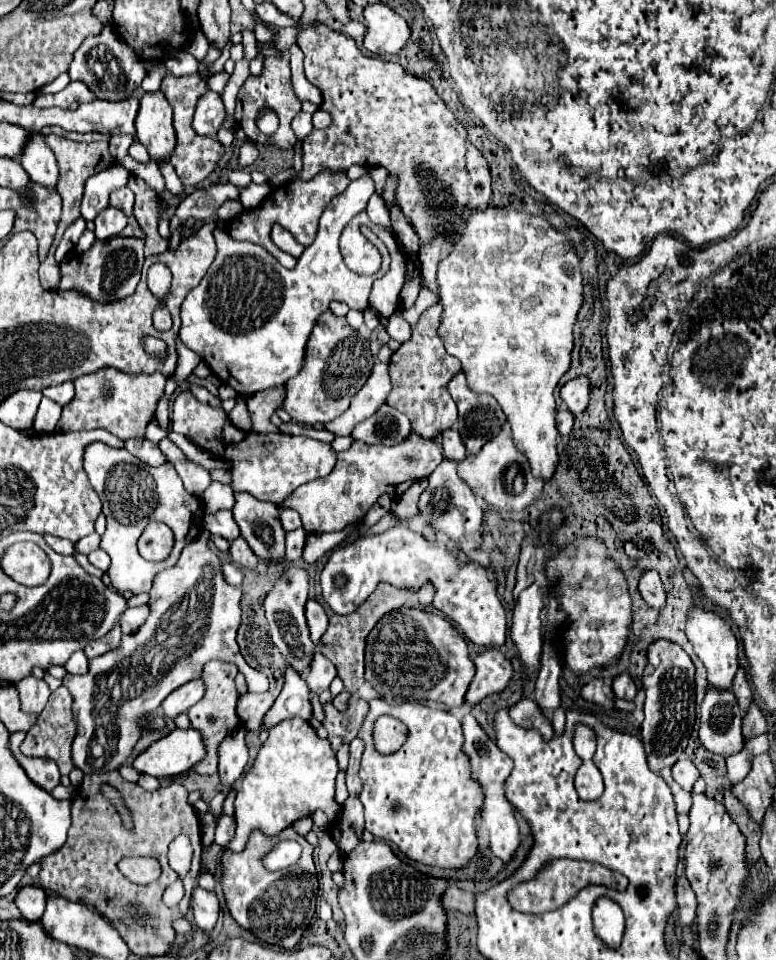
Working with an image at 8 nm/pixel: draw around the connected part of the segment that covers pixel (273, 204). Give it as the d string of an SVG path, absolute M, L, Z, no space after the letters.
M323 171L323 173L317 173L317 175L315 175L313 179L309 179L309 181L299 181L299 179L287 181L285 185L273 189L273 193L263 201L261 207L257 207L257 209L253 209L253 211L247 211L247 213L243 211L243 213L237 217L237 219L239 219L237 223L227 223L227 225L225 225L225 231L227 231L233 239L253 241L253 243L265 247L283 267L291 269L291 267L295 267L297 259L291 257L291 255L287 255L287 253L283 253L281 249L277 249L277 245L271 241L271 235L269 235L271 227L273 227L275 223L279 223L281 227L285 227L287 231L291 231L293 237L295 237L301 245L309 245L309 243L315 239L317 223L319 223L319 217L323 215L325 207L329 205L329 201L331 201L335 195L343 193L349 183L351 183L351 181L349 181L349 177L347 177L345 171Z

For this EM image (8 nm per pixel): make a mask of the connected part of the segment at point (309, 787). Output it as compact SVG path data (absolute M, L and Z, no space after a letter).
M285 719L269 731L269 739L259 749L253 767L245 773L235 797L235 821L237 831L225 849L243 851L247 837L253 829L261 829L267 835L275 835L297 819L321 809L329 821L337 819L341 805L335 801L335 777L337 759L329 747L329 741L319 739L313 727L305 719Z

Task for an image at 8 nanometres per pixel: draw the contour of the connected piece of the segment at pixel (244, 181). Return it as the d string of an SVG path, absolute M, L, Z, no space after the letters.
M232 170L228 171L229 182L233 183L236 187L246 187L251 181L251 175L245 170Z

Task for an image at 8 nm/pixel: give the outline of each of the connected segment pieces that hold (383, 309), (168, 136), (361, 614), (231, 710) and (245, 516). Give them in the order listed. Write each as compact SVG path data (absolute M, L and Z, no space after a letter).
M361 213L355 217L359 225L367 225L383 243L385 247L389 249L391 253L391 269L387 275L383 275L381 279L375 281L373 285L373 291L369 295L369 305L383 317L391 317L395 313L395 309L399 307L399 293L401 293L401 287L405 283L405 265L407 265L407 257L405 253L399 249L395 237L391 233L387 233L383 227L371 223L371 219Z
M161 91L141 97L135 119L137 139L143 143L153 161L163 161L175 147L175 131L171 125L171 105Z
M377 587L369 599L359 605L359 609L351 615L329 615L329 627L321 637L319 643L319 651L337 667L337 675L343 679L345 683L345 691L355 693L365 677L363 677L363 651L365 651L365 637L367 633L373 629L373 625L381 619L381 615L385 615L391 609L399 609L403 605L413 605L415 593L411 589L395 589L395 587Z
M209 661L203 667L201 681L205 683L205 695L197 705L193 705L187 711L191 727L201 731L205 745L207 745L207 757L203 761L199 761L199 765L195 765L195 769L191 769L199 775L217 773L217 749L219 749L223 737L227 737L227 733L231 733L231 729L237 729L241 725L241 719L237 715L237 705L235 705L239 699L239 693L235 691L235 675L237 673L239 673L237 667L231 663L225 663L225 661Z
M235 493L235 507L233 517L241 529L241 537L249 543L249 547L261 557L261 559L273 559L281 561L285 555L285 531L279 521L279 507L271 505L269 501L259 501L251 497L251 493Z

